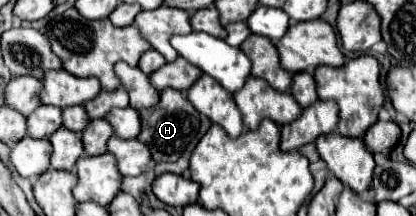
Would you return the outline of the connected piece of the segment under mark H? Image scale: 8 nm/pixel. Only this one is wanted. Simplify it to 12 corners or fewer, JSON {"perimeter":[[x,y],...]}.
{"perimeter":[[163,89],[137,109],[153,161],[177,161],[197,137],[199,113],[183,91]]}

